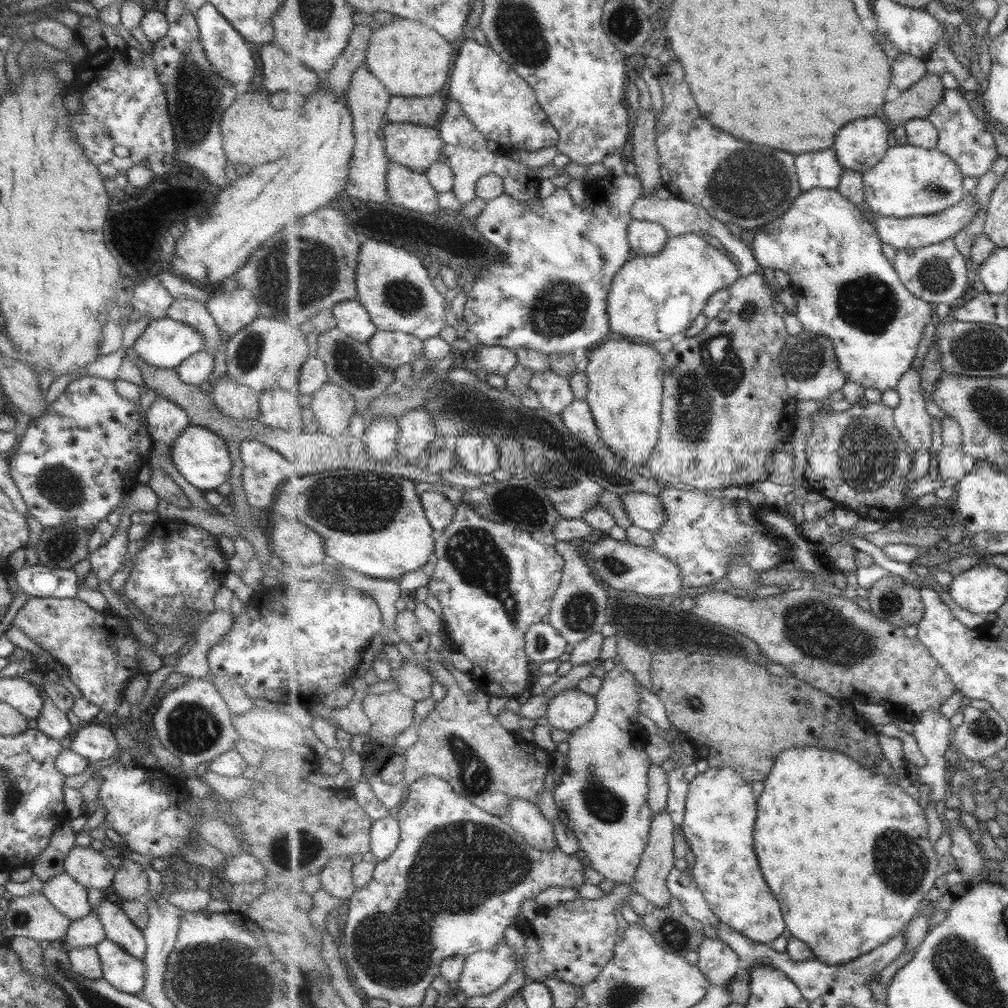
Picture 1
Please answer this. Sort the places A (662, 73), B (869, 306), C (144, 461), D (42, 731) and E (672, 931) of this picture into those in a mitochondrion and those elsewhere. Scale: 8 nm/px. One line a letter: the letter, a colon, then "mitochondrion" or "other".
A: other
B: mitochondrion
C: other
D: other
E: mitochondrion

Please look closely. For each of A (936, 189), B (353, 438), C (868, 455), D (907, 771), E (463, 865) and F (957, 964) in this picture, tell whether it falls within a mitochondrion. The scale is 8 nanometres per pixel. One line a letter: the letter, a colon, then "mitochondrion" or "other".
A: mitochondrion
B: other
C: mitochondrion
D: other
E: mitochondrion
F: mitochondrion

